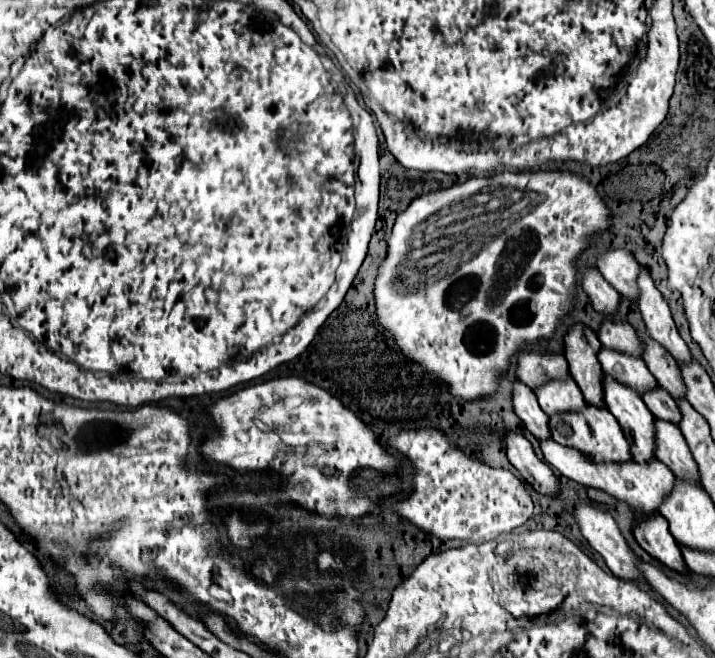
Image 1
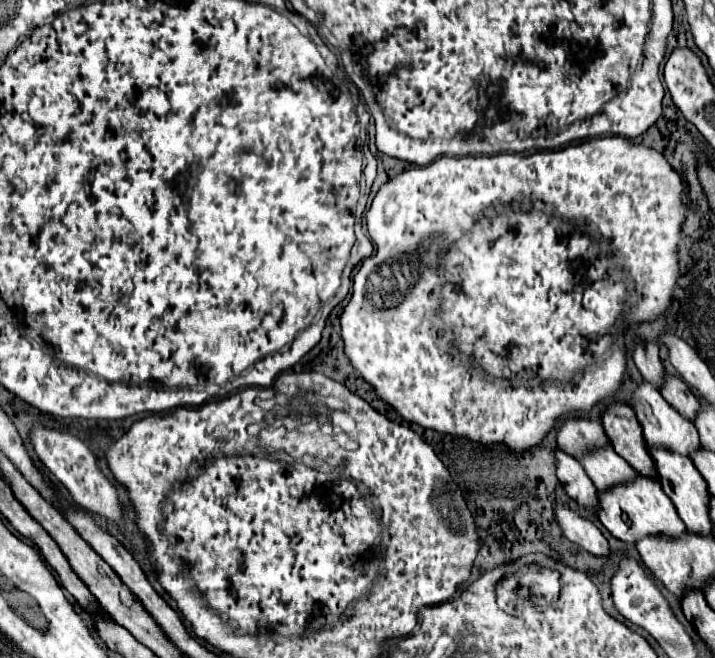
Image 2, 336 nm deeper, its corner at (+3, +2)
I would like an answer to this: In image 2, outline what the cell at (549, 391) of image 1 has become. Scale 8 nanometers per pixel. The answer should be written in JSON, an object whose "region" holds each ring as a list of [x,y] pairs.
{"region":[[[611,446],[587,452],[579,462],[599,492],[607,492],[609,488],[615,488],[615,484],[623,484],[627,480],[631,482],[637,476],[637,472],[619,454],[615,454]]]}

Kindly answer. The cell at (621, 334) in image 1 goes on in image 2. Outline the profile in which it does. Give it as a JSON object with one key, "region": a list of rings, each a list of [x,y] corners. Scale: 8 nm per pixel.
{"region":[[[665,376],[665,382],[661,386],[661,394],[663,398],[687,420],[695,420],[697,412],[699,412],[699,398],[695,396],[695,392],[677,376]]]}

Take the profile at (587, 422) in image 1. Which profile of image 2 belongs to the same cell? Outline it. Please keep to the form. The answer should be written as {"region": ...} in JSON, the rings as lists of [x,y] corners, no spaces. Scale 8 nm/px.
{"region":[[[637,476],[637,480],[629,484],[615,486],[607,492],[599,492],[599,520],[601,524],[621,542],[625,544],[635,544],[637,540],[645,536],[671,536],[671,538],[681,538],[685,536],[687,528],[683,520],[679,520],[679,514],[675,510],[675,504],[671,502],[669,496],[665,496],[663,488],[659,488],[659,482],[647,476]]]}

